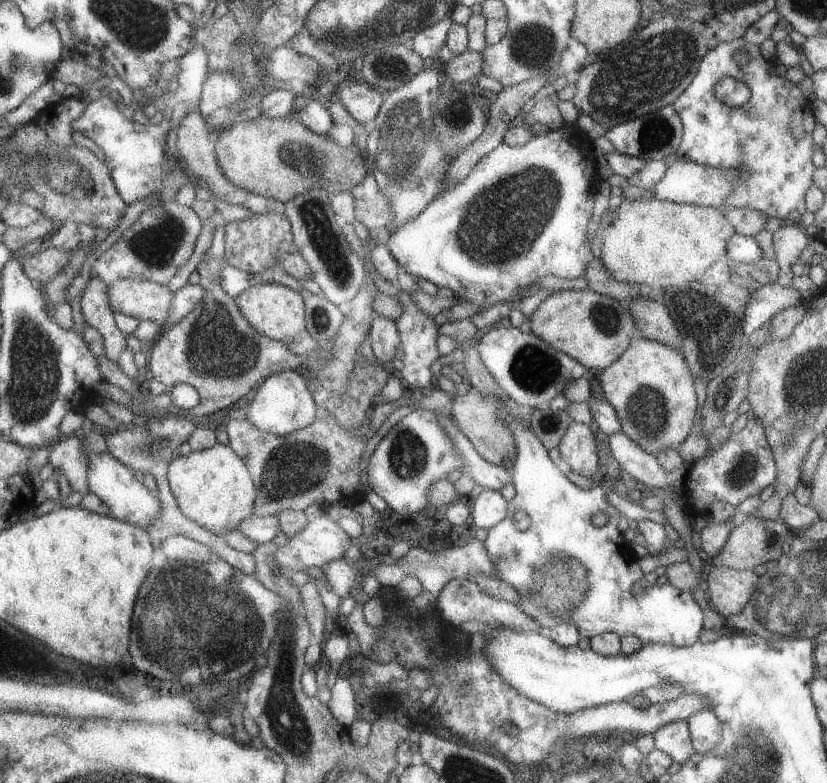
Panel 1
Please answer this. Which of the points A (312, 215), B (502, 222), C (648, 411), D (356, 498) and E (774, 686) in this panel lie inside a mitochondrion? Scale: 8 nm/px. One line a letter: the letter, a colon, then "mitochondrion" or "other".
A: mitochondrion
B: mitochondrion
C: mitochondrion
D: other
E: other

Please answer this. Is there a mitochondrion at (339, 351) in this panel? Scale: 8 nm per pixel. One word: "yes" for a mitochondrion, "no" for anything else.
yes

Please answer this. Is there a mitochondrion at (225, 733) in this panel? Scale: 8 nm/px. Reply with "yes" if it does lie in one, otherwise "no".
no

